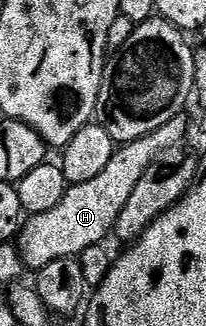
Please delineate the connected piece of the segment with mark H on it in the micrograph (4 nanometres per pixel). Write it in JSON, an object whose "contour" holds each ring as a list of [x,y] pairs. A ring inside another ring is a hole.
{"contour":[[[183,116],[174,118],[149,136],[120,145],[113,160],[109,160],[109,168],[105,168],[105,172],[101,172],[97,180],[89,180],[80,186],[68,185],[57,208],[30,215],[17,235],[17,247],[26,269],[38,272],[45,268],[45,264],[53,264],[53,260],[79,258],[90,246],[105,241],[107,234],[109,238],[125,204],[129,204],[129,196],[133,196],[133,188],[137,188],[137,180],[141,180],[150,166],[172,148],[182,147],[179,145],[182,144],[183,137],[185,142],[189,134],[185,119]]]}

